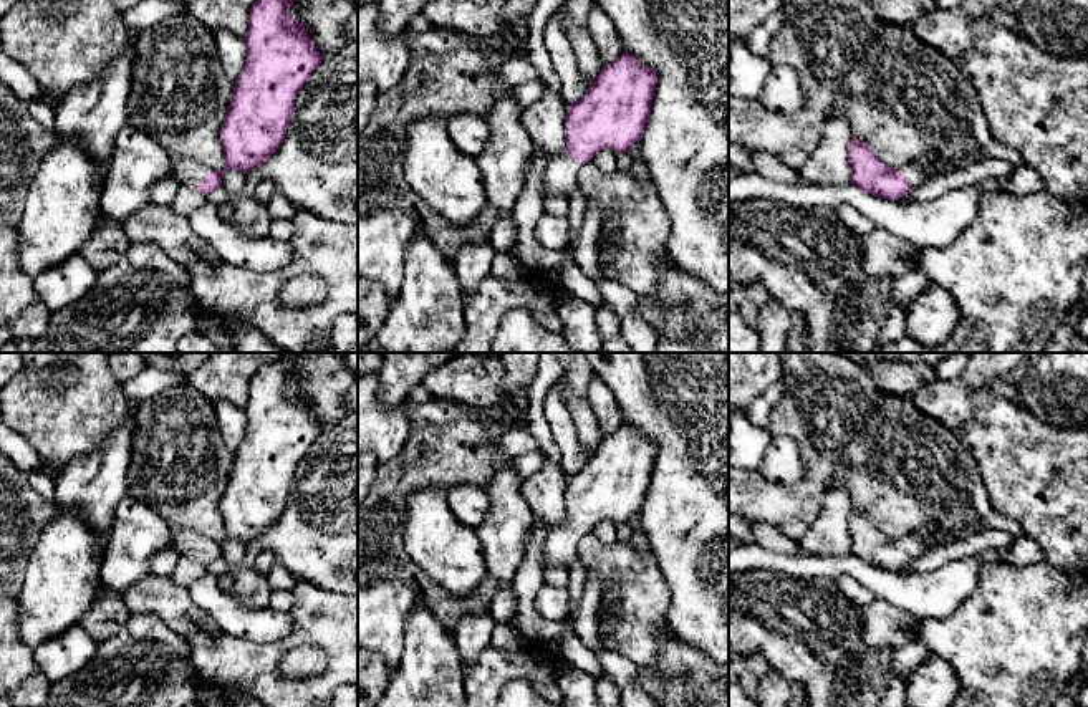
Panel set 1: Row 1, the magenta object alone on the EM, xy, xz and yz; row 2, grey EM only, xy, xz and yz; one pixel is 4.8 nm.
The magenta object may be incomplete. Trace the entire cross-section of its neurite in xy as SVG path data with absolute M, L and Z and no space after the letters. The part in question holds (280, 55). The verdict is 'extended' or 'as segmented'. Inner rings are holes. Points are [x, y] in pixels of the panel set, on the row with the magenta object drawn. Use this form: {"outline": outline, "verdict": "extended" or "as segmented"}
{"outline": "M257 0L252 5L243 36L245 66L220 126L225 167L209 171L192 159L171 162L171 174L181 185L209 195L222 187L225 171L248 174L283 142L295 98L321 63L321 53L306 28L291 17L291 7L293 0Z", "verdict": "extended"}

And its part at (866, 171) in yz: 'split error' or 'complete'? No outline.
split error

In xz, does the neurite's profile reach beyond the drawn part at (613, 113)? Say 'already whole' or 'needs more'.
needs more

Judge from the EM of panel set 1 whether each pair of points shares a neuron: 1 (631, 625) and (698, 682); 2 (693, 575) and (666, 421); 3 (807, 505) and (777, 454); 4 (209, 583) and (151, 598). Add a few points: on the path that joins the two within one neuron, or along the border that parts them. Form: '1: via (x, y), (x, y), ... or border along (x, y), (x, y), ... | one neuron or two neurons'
1: border along (671, 631), (659, 638), (658, 661), (638, 668) | two neurons
2: via (693, 537), (693, 459) | one neuron
3: border along (759, 469), (779, 482), (795, 482), (807, 472) | two neurons
4: border along (187, 588), (192, 600), (212, 618) | two neurons

